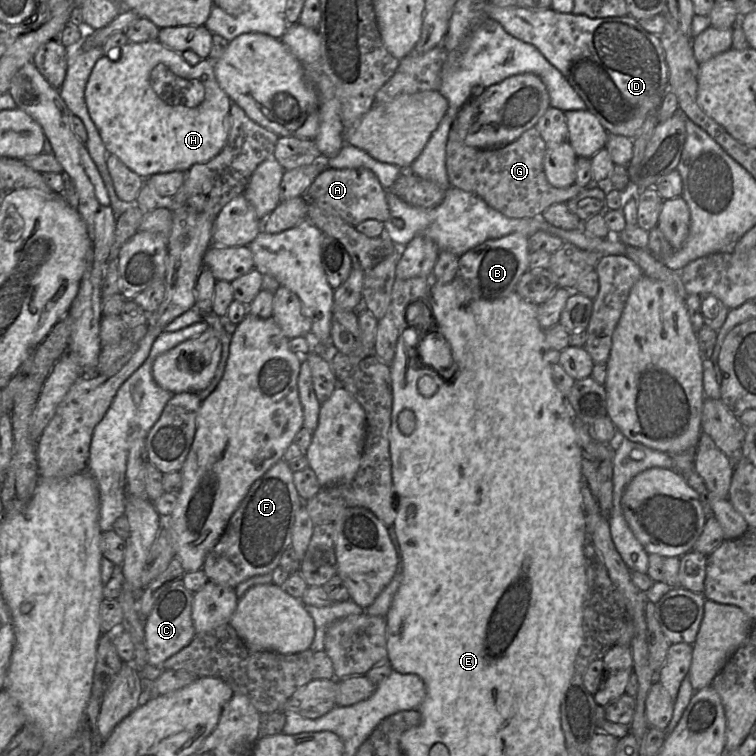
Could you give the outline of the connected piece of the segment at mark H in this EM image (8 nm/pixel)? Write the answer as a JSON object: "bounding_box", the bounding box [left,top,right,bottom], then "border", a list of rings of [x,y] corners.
{"bounding_box":[85,41,231,179],"border":[[[159,41],[133,43],[128,42],[119,49],[116,54],[103,55],[94,65],[85,87],[85,102],[91,119],[96,125],[103,144],[109,154],[115,155],[130,170],[143,179],[158,173],[173,171],[186,172],[195,164],[206,163],[214,158],[224,147],[230,130],[230,107],[231,100],[220,88],[214,73],[214,60],[205,59],[195,65],[189,62],[196,61],[187,56],[165,47]]]}

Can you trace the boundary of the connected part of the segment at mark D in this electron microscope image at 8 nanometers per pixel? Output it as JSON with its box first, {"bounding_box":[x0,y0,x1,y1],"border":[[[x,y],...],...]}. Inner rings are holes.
{"bounding_box":[485,2,669,139],"border":[[[487,2],[485,13],[515,38],[534,45],[564,75],[586,104],[586,110],[597,117],[609,134],[633,139],[638,135],[648,113],[659,109],[669,87],[664,51],[659,37],[647,32],[631,15],[590,18],[557,12],[552,8],[531,9],[518,5],[500,7],[492,2]]]}

